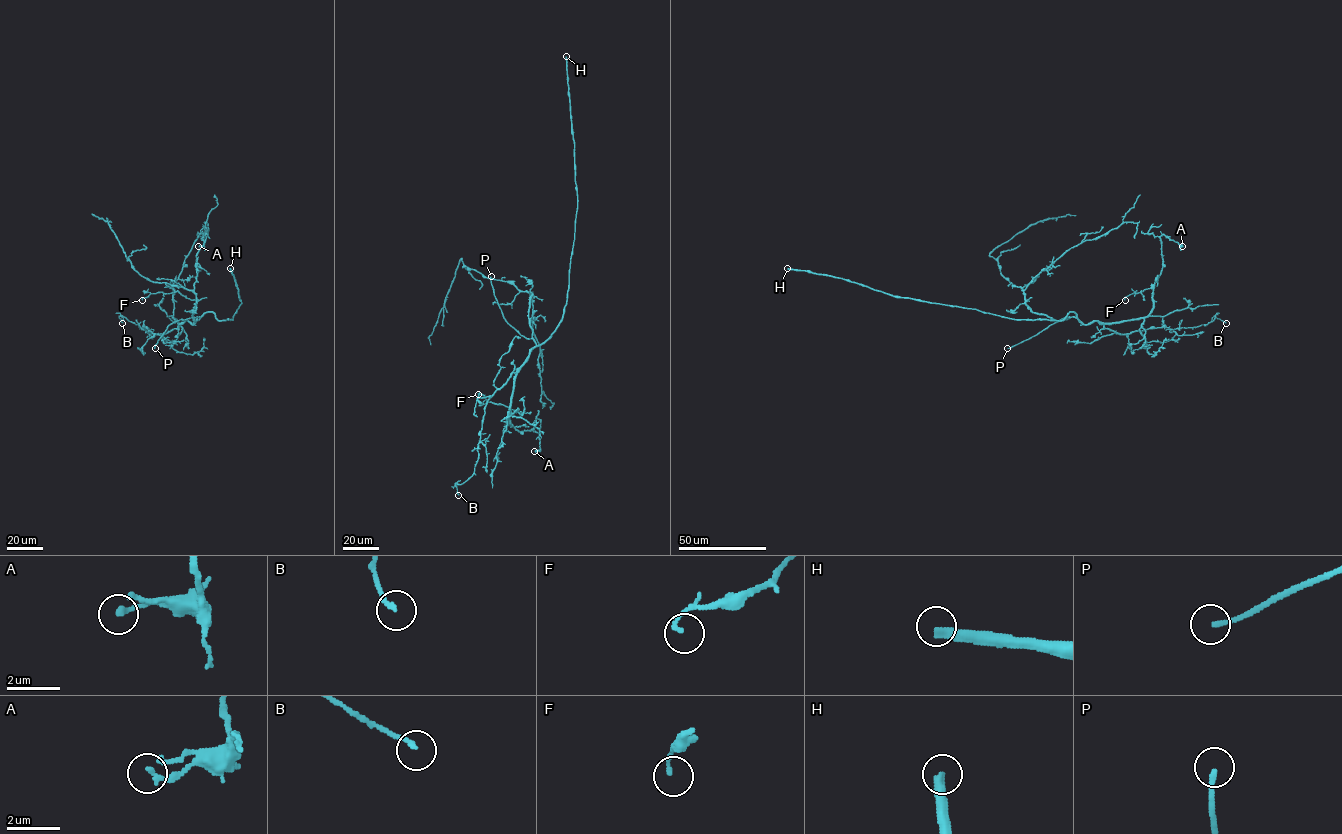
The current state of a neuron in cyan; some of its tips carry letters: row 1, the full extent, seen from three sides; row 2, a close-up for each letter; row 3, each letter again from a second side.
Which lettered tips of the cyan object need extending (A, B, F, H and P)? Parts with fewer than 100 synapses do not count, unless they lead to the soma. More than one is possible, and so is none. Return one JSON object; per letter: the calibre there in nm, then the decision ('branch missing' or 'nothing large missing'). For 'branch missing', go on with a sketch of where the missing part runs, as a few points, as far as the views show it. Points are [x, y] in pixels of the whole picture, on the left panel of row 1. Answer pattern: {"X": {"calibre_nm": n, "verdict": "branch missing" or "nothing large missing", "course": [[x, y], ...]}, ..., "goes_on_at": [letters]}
{"A": {"calibre_nm": 190, "verdict": "nothing large missing"}, "B": {"calibre_nm": 160, "verdict": "nothing large missing"}, "F": {"calibre_nm": 130, "verdict": "nothing large missing"}, "H": {"calibre_nm": 320, "verdict": "branch missing"}, "P": {"calibre_nm": 180, "verdict": "branch missing", "course": [[155, 348], [165, 356], [212, 369], [225, 368], [241, 356]]}, "goes_on_at": ["H", "P"]}

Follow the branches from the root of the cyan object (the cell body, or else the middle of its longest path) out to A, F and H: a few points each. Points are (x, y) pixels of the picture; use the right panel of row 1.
A: (1065, 317), (1074, 312), (1084, 324), (1145, 318), (1162, 268), (1160, 237), (1182, 246)
F: (1065, 317), (1074, 312), (1084, 324), (1144, 318), (1153, 307), (1153, 288), (1135, 292), (1125, 300)
H: (1065, 317), (1060, 321), (1011, 319), (971, 308), (896, 297), (840, 278), (787, 268)

